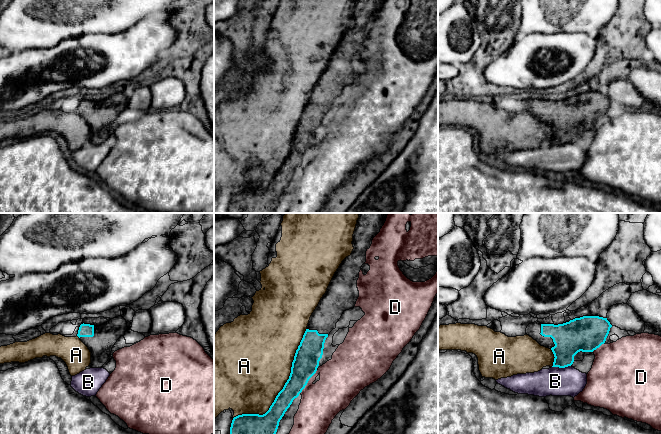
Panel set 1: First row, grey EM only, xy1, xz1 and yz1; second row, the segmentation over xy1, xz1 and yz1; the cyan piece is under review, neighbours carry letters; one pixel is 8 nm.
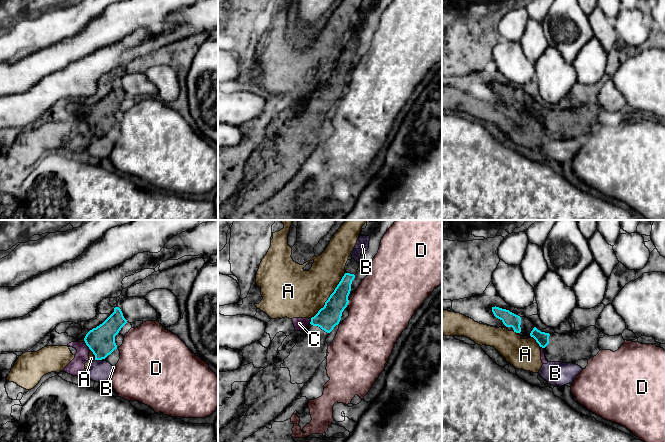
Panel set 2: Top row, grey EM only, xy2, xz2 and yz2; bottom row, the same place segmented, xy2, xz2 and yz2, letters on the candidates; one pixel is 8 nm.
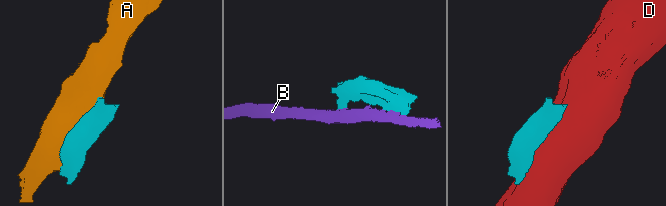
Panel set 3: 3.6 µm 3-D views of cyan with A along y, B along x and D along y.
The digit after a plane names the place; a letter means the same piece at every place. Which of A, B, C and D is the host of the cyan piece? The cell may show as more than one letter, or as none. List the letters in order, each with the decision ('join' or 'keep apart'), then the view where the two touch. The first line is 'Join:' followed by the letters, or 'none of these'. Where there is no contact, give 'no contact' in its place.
Join: none of these
A: keep apart; meets cyan in xz1
B: keep apart; meets cyan in yz1
C: keep apart; meets cyan in xy2
D: keep apart; meets cyan in xz1

